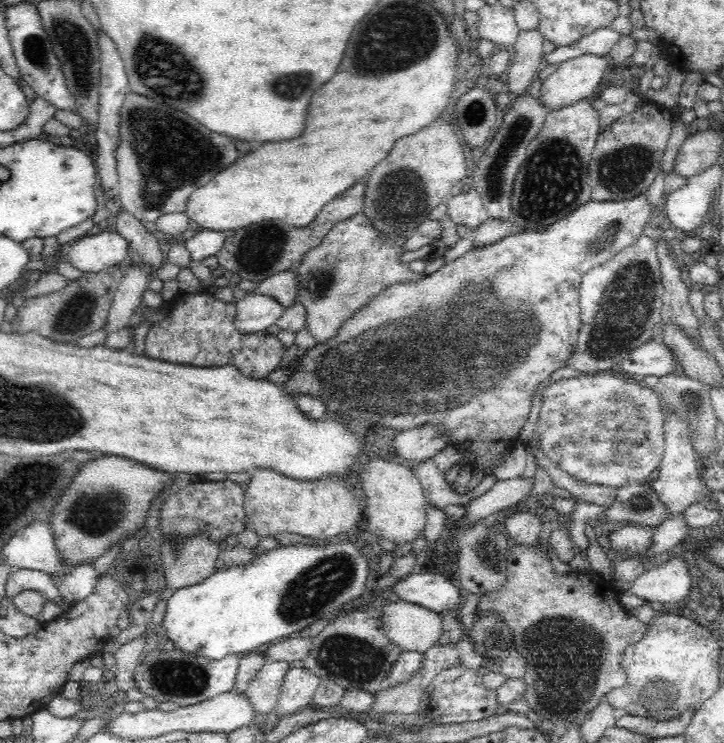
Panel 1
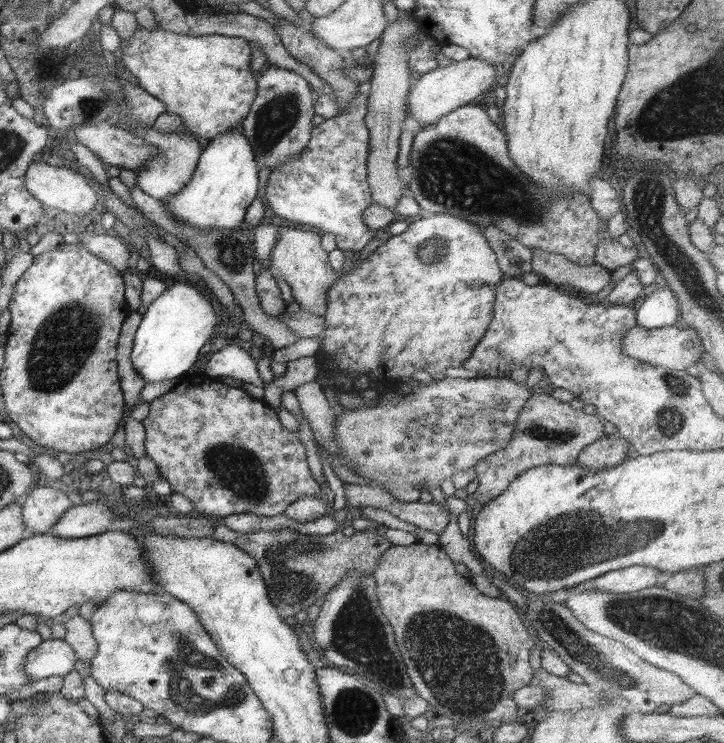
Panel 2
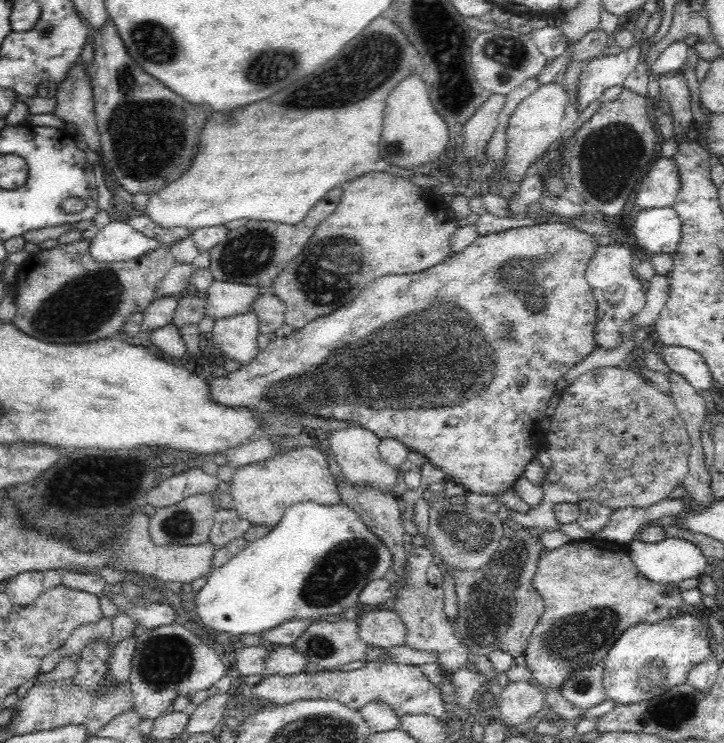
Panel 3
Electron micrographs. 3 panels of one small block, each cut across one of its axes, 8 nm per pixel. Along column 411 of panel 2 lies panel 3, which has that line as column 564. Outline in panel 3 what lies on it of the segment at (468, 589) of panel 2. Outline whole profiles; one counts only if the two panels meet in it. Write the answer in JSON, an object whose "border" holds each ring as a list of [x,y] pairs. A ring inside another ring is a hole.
{"border":[[[593,537],[584,541],[572,540],[552,550],[544,548],[538,556],[538,568],[532,578],[532,585],[542,597],[544,612],[531,632],[523,654],[532,672],[532,683],[542,690],[561,691],[562,684],[572,676],[572,671],[588,666],[588,663],[604,662],[610,647],[628,627],[640,623],[657,623],[668,617],[672,608],[685,608],[678,585],[657,583],[644,577],[632,563],[628,545],[609,543]]]}

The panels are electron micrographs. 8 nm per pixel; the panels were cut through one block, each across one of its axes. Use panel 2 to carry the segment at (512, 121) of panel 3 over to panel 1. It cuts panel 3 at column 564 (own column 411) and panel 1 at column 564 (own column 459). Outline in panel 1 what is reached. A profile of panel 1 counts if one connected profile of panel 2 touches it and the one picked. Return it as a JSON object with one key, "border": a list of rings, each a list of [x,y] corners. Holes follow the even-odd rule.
{"border":[[[582,54],[582,56],[561,62],[556,71],[548,75],[541,83],[538,98],[541,105],[548,111],[560,110],[579,100],[597,96],[596,88],[605,74],[607,65],[608,60],[603,55],[595,54]]]}

